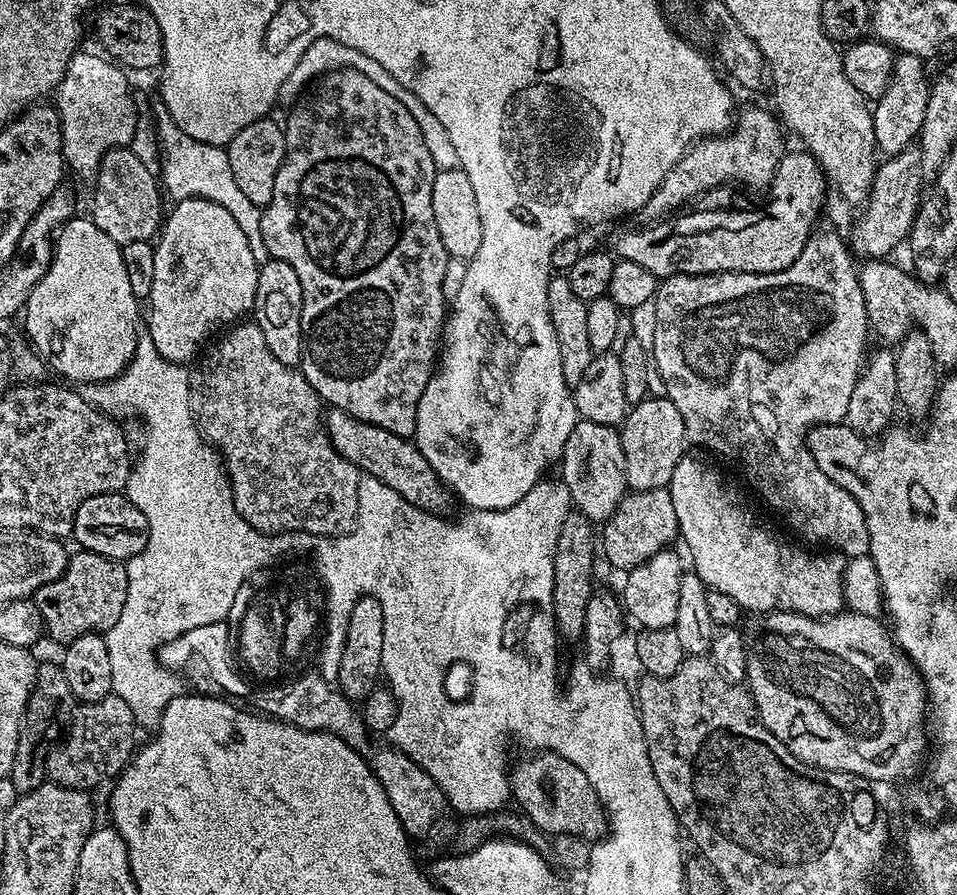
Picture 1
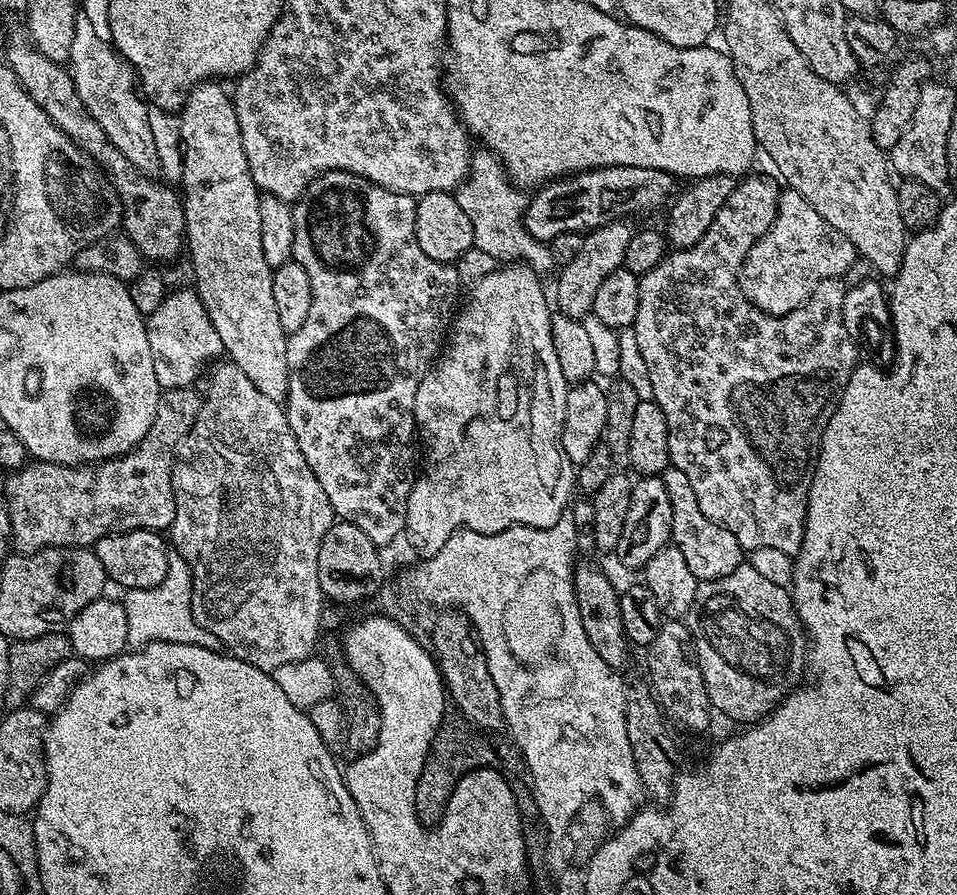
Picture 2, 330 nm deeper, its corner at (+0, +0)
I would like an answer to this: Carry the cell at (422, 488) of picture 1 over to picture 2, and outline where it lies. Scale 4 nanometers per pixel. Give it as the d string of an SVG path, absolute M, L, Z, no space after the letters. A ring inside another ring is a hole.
M205 82L196 85L192 93L186 98L184 107L180 109L178 115L180 118L180 143L184 149L184 175L182 177L182 185L184 184L185 192L182 192L182 201L185 212L186 229L186 252L192 255L192 272L196 275L196 284L194 290L200 295L200 301L206 306L206 314L210 318L210 322L214 326L214 330L218 330L218 338L222 338L222 346L226 353L227 359L231 363L238 366L238 370L242 370L242 374L246 374L246 378L250 378L250 382L254 382L254 386L258 386L258 390L262 390L262 394L266 394L266 398L271 400L283 401L288 395L288 367L286 366L286 346L288 345L289 333L282 330L282 322L278 319L278 306L274 306L274 286L272 285L272 268L266 262L266 258L262 254L262 218L258 218L258 210L260 209L260 197L262 195L257 188L254 178L250 174L250 166L246 162L246 150L242 146L242 134L238 126L238 118L236 117L236 106L231 95L224 93L224 88L220 82Z

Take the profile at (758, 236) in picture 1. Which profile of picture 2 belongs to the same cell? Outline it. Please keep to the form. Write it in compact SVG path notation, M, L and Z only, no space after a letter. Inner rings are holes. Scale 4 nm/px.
M634 166L591 168L588 172L561 176L559 180L543 185L529 199L522 226L536 240L545 242L563 232L587 234L628 216L656 212L660 207L663 209L673 199L676 184L677 181L668 172Z

